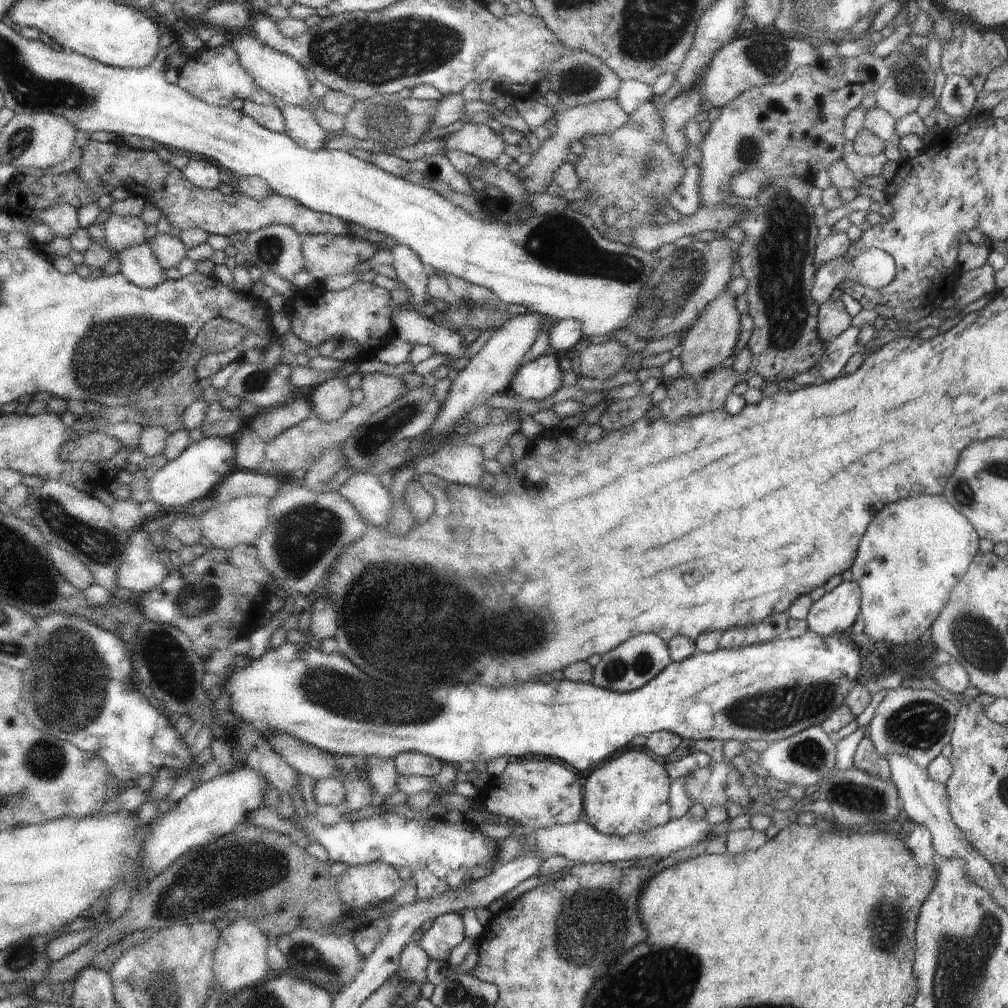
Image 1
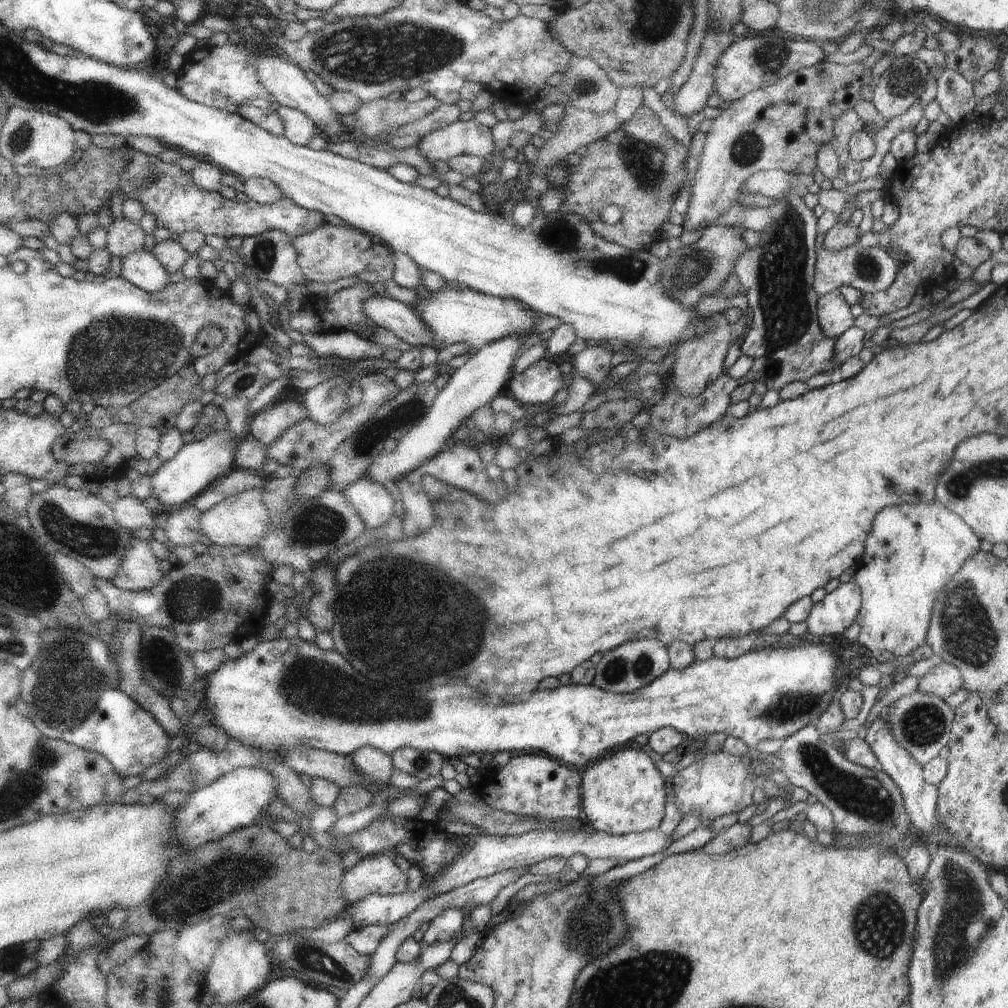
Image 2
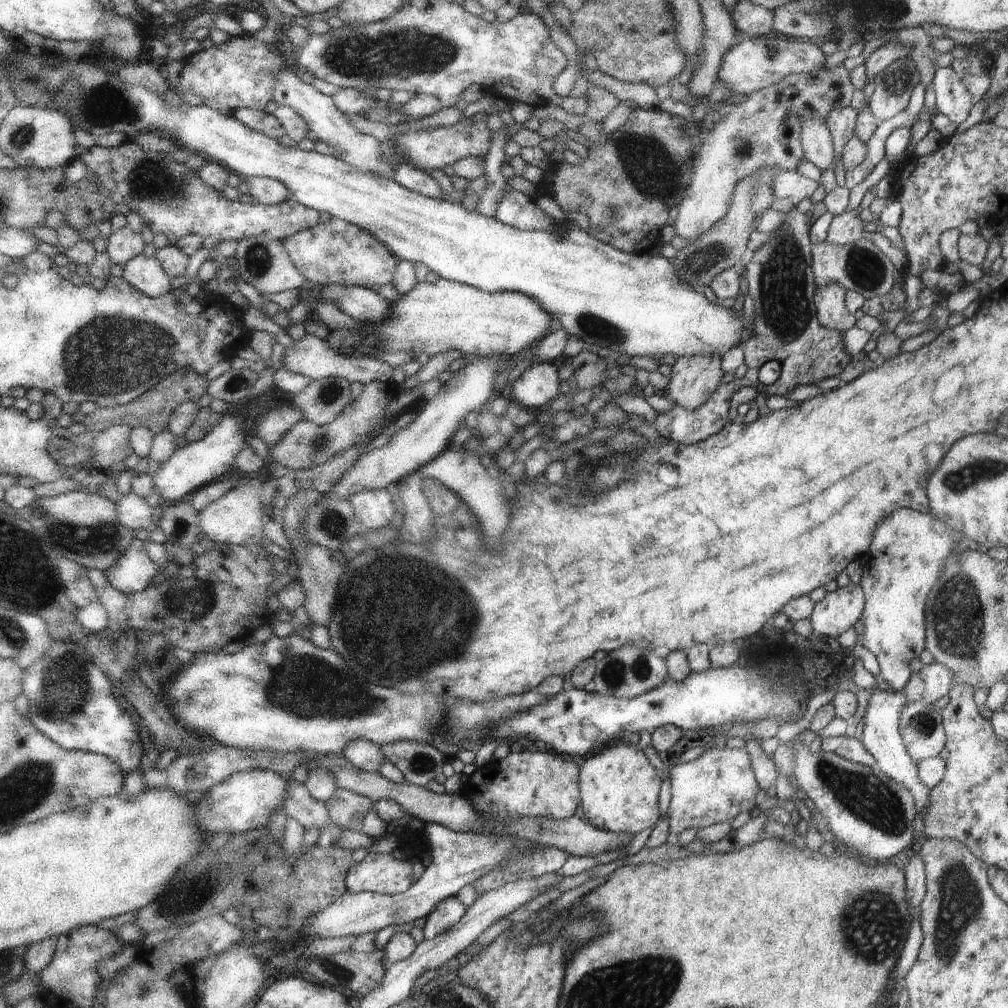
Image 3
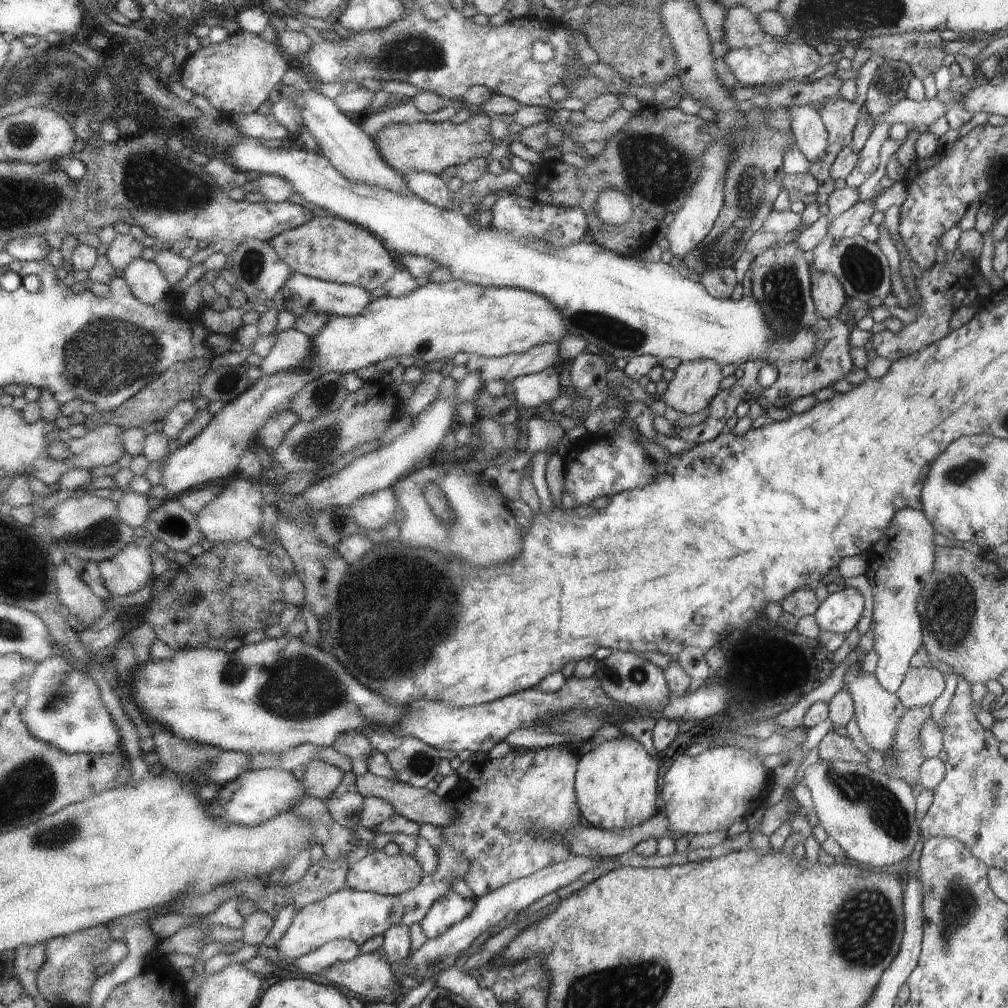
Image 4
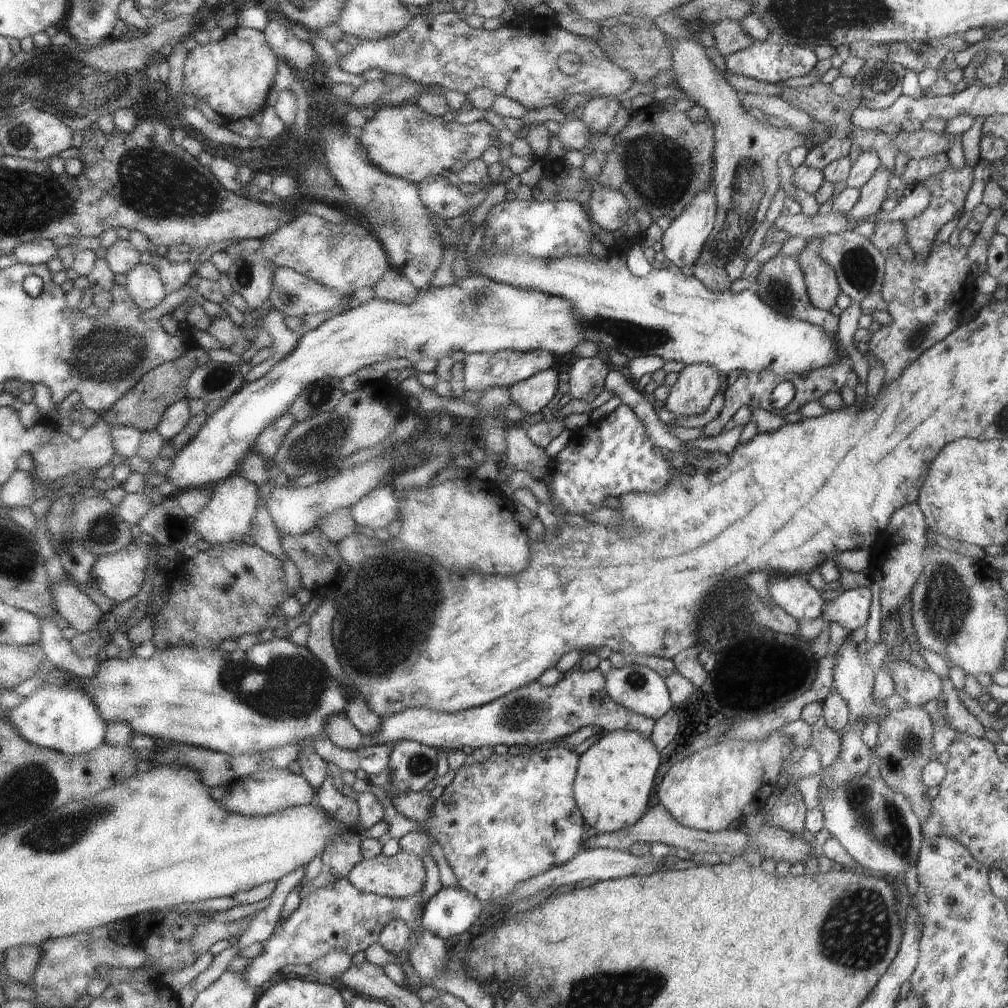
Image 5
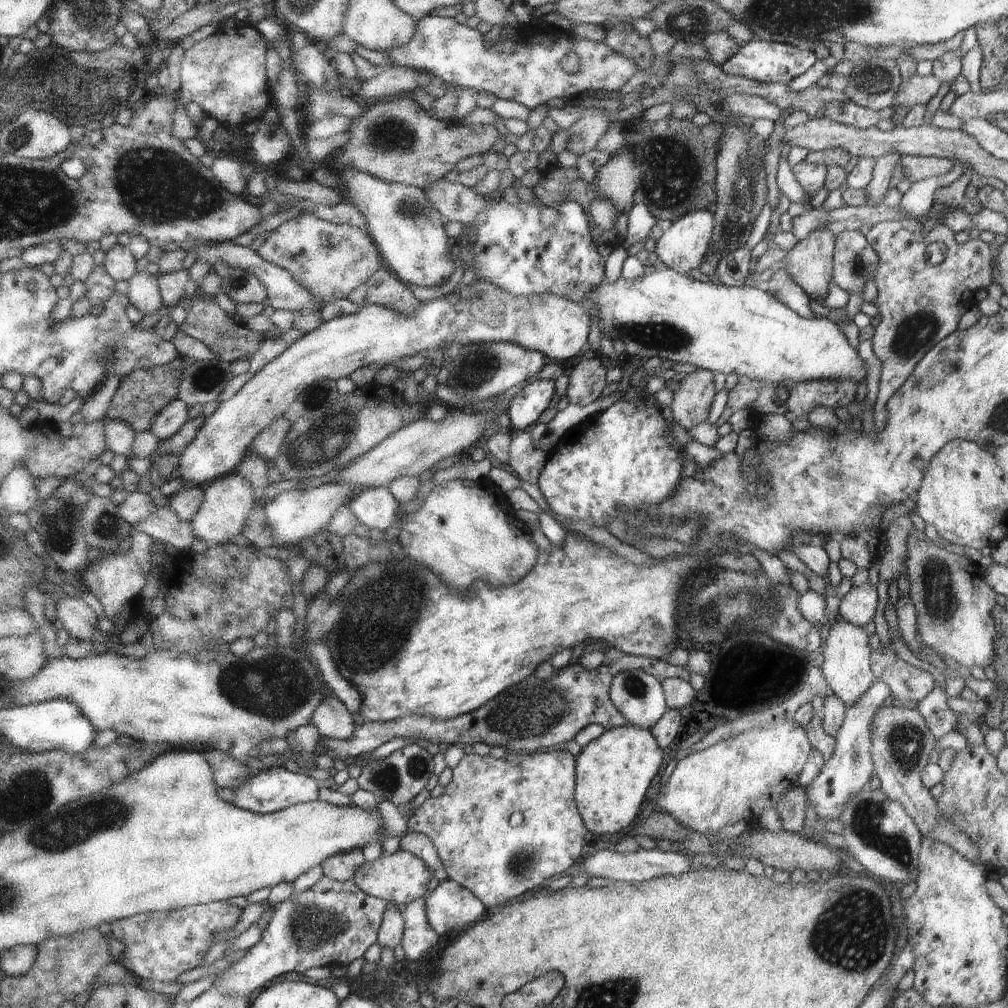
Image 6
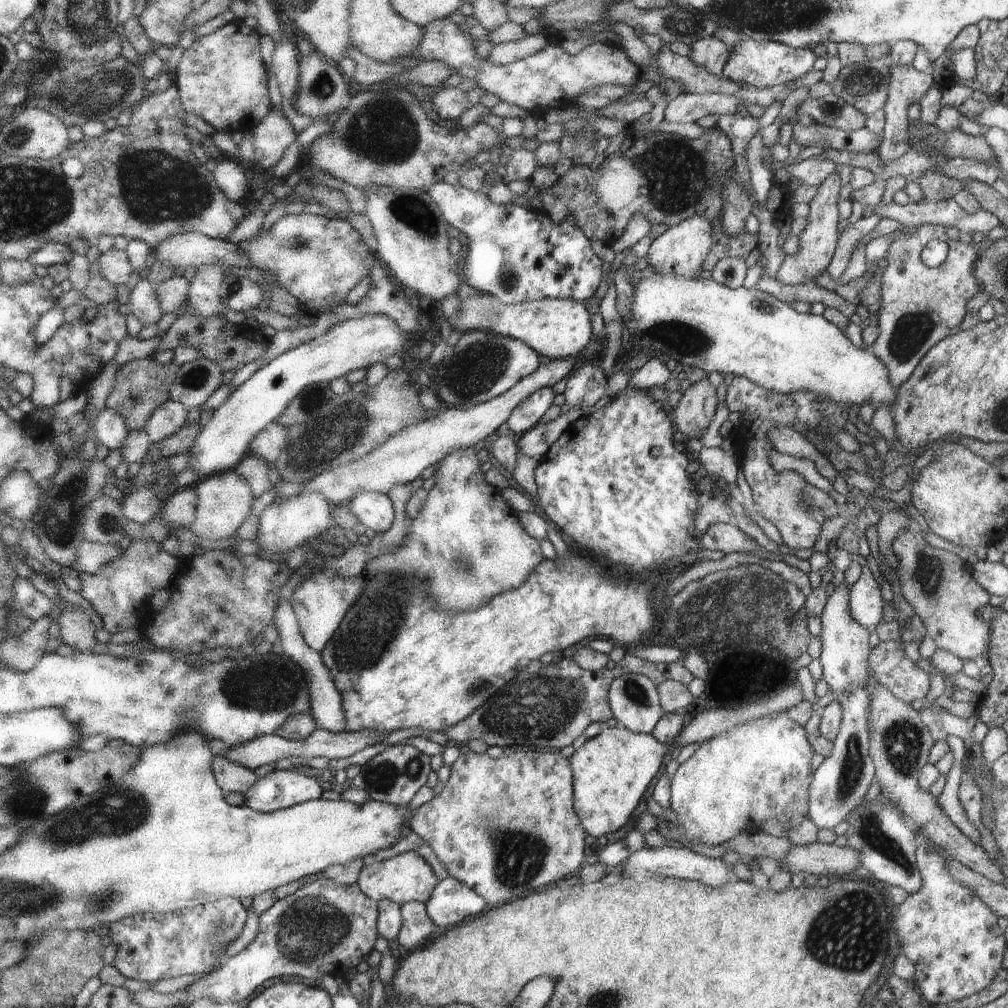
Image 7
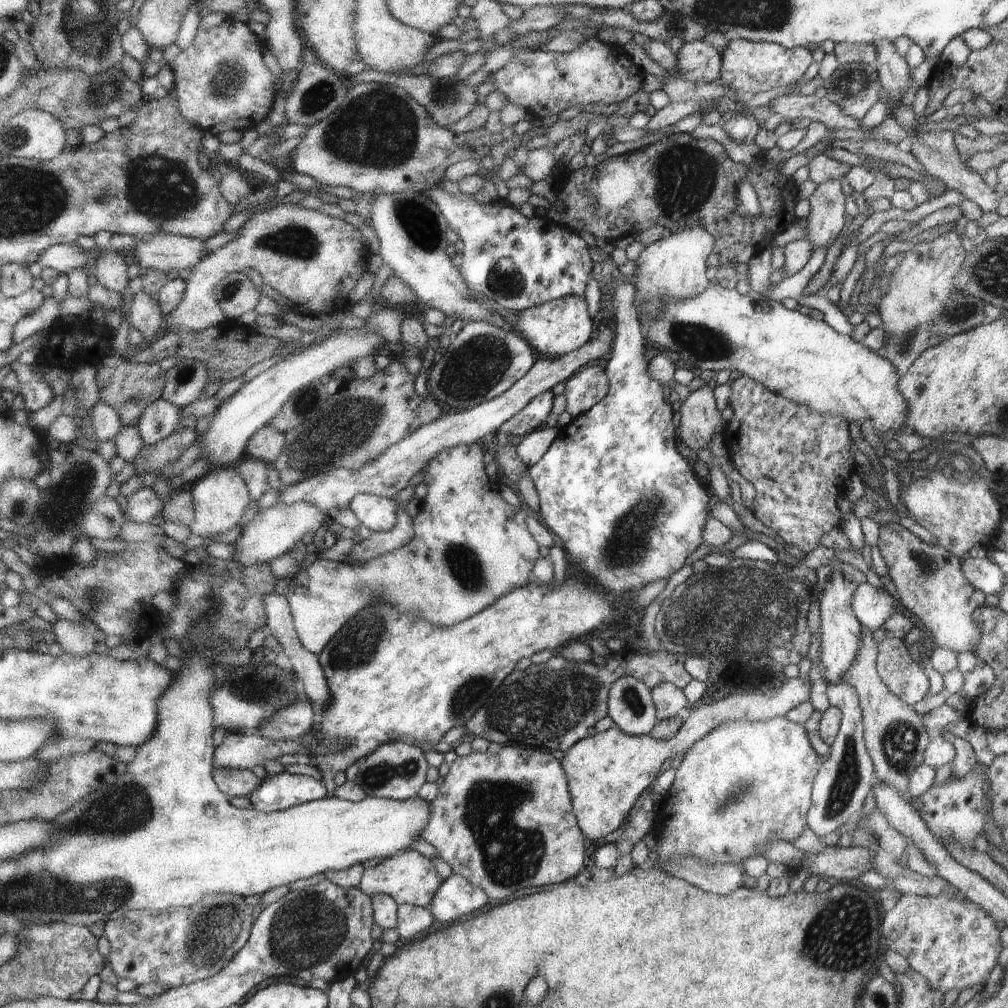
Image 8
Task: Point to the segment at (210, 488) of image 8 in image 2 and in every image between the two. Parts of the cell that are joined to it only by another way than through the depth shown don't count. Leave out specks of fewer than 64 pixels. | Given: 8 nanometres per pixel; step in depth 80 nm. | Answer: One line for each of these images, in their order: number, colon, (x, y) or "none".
2: (241, 520)
3: (236, 517)
4: (235, 515)
5: (227, 518)
6: (228, 502)
7: (225, 500)

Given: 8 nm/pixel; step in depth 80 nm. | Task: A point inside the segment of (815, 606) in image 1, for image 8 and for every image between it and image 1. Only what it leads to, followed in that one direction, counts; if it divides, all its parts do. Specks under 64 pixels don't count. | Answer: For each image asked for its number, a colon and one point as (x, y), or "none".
2: (838, 610)
3: (839, 610)
4: (840, 612)
5: (851, 609)
6: (859, 606)
7: (865, 604)
8: (872, 606)

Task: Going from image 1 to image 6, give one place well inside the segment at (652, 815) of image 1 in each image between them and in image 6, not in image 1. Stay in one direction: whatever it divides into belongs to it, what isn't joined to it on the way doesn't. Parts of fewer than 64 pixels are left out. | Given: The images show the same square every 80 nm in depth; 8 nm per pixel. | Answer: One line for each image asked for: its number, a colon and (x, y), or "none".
2: (623, 793)
3: (620, 786)
4: (616, 788)
5: (615, 775)
6: (612, 772)

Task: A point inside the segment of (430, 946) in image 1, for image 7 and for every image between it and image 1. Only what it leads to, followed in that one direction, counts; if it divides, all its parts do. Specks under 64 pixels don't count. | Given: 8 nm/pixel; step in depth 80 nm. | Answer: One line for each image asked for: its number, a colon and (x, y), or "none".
2: (446, 926)
3: (448, 911)
4: (451, 908)
5: (452, 911)
6: (450, 908)
7: (452, 901)

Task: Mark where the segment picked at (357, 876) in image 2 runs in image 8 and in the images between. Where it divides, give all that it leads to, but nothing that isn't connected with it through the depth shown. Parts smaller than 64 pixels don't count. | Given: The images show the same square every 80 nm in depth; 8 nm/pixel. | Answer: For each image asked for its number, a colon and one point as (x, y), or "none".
3: (385, 874)
4: (381, 873)
5: (402, 875)
6: (400, 878)
7: (407, 877)
8: (410, 878)

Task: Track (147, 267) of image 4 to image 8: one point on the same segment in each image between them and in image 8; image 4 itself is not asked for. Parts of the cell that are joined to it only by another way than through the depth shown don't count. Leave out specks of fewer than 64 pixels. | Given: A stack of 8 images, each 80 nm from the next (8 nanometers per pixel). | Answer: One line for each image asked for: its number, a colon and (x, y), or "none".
5: (144, 283)
6: (144, 294)
7: (144, 304)
8: (145, 315)

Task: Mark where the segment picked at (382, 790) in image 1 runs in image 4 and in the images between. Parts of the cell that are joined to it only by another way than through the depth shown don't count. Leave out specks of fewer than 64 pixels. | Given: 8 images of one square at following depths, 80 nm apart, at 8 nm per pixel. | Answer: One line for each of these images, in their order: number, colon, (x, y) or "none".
2: (375, 763)
3: (366, 756)
4: (354, 744)

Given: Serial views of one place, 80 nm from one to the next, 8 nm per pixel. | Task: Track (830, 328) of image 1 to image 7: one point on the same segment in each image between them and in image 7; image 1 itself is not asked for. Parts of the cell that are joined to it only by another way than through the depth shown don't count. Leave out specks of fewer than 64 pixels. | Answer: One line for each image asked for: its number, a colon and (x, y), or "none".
2: (833, 311)
3: (829, 299)
4: (829, 297)
5: (822, 286)
6: (810, 263)
7: (818, 242)

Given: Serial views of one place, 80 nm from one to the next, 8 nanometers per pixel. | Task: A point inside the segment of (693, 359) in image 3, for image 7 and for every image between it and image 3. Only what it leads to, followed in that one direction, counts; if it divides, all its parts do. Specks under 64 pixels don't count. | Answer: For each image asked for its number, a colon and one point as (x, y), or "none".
4: (695, 385)
5: (698, 385)
6: (693, 403)
7: (695, 411)

